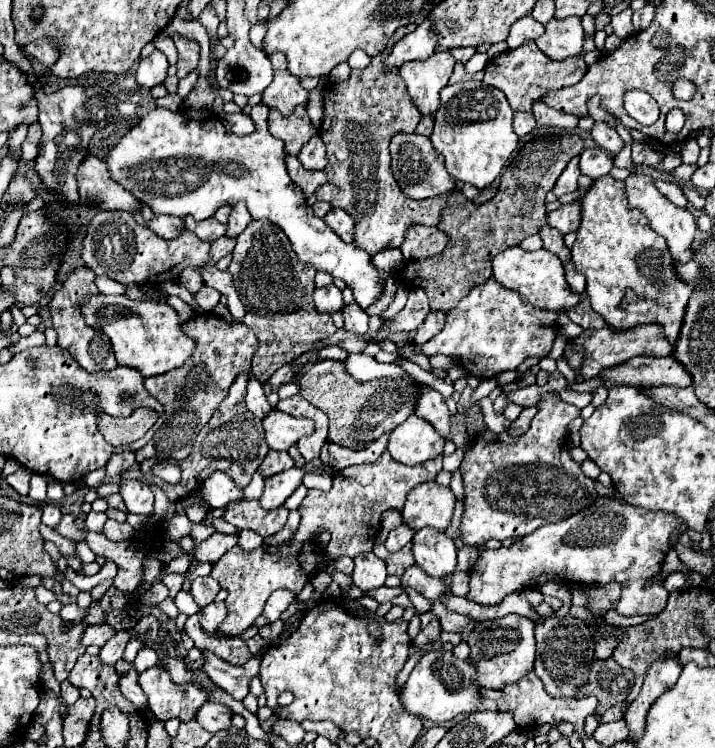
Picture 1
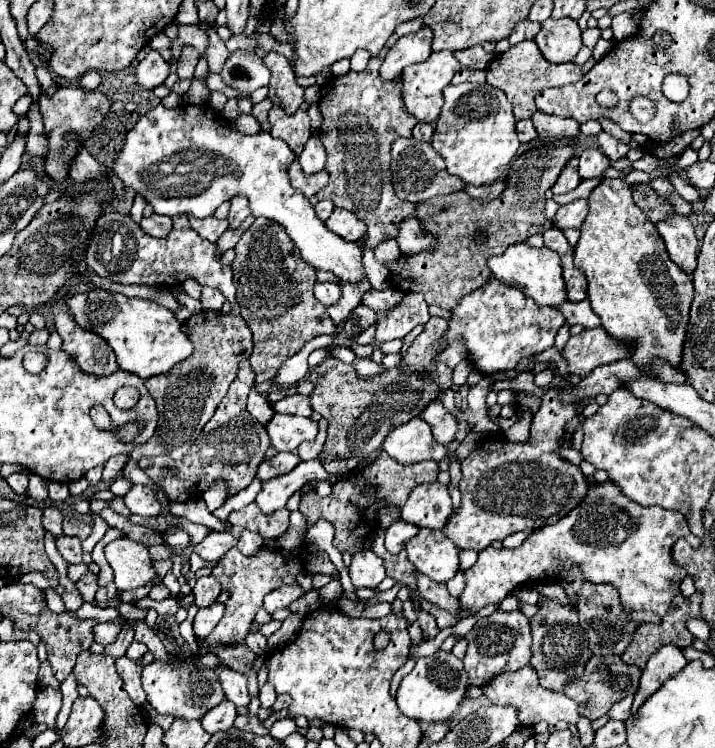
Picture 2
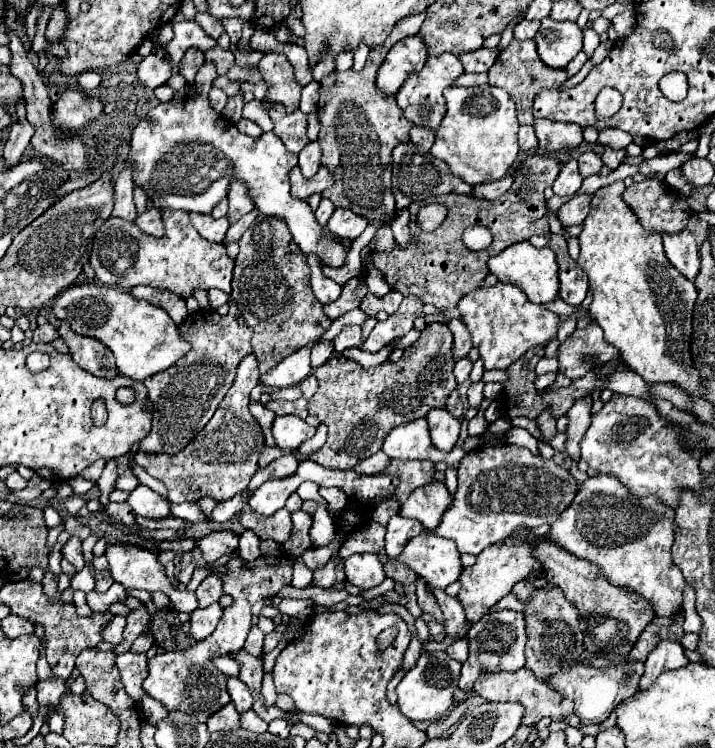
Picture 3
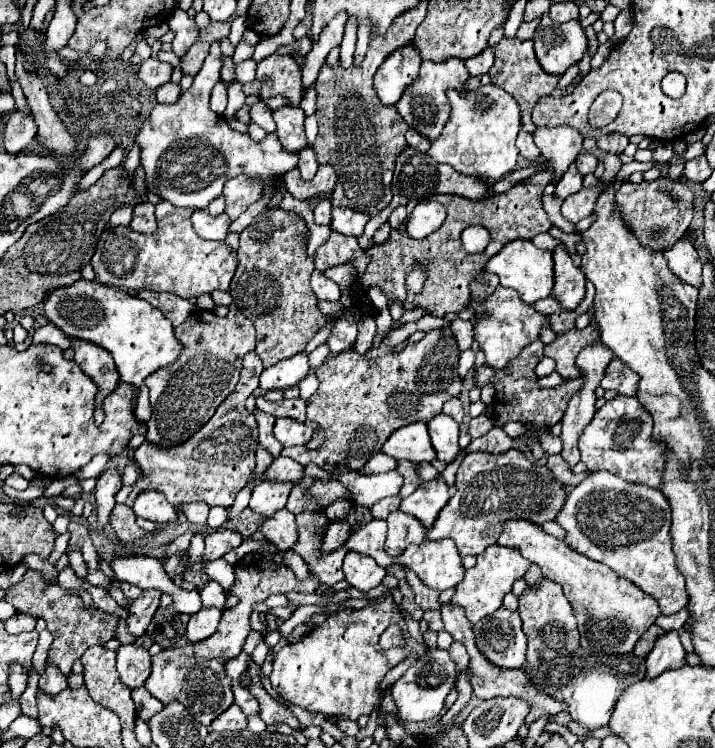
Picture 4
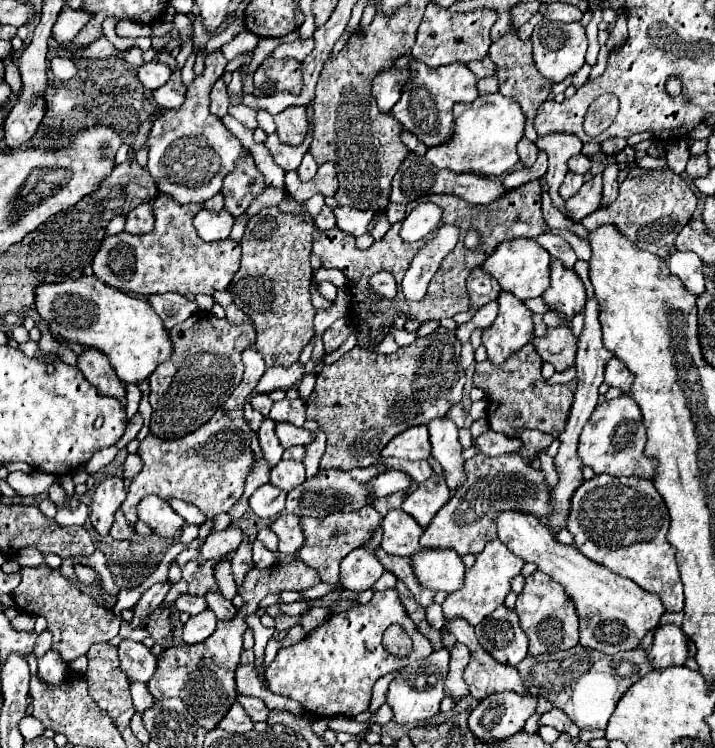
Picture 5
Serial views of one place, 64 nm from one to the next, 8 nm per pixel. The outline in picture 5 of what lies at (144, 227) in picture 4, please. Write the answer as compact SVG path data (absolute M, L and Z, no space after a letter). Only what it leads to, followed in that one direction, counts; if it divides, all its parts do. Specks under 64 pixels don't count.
M148 202L136 206L136 210L132 210L126 216L126 232L130 234L144 234L144 232L152 232L154 230L154 214L152 214L152 206Z

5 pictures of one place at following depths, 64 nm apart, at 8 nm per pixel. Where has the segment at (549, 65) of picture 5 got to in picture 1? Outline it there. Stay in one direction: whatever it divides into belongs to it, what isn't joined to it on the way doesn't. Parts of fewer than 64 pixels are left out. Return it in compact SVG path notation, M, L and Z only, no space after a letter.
M570 16L566 20L554 18L546 24L546 32L536 40L536 44L552 60L578 56L584 46L584 30L578 28L582 28L582 20L578 16Z

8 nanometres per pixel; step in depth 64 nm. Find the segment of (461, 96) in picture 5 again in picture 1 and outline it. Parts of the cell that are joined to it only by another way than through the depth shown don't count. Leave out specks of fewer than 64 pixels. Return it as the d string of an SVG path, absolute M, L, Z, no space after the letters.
M436 50L428 60L412 60L400 66L408 94L422 114L434 114L440 106L440 90L448 84L456 60L448 50Z

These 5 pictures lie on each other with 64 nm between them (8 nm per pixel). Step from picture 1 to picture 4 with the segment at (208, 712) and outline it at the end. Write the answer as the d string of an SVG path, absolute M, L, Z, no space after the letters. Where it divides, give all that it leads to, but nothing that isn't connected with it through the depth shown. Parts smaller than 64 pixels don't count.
M232 704L228 710L224 710L212 724L210 724L210 730L216 730L216 732L224 732L224 730L244 730L246 728L246 716L244 712Z

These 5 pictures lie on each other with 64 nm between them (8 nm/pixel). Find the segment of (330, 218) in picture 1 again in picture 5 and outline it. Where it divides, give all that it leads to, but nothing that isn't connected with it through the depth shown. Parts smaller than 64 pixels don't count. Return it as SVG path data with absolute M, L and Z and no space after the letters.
M338 206L334 208L334 216L336 216L336 226L342 232L348 232L352 236L362 236L366 232L368 222L372 220L374 212L372 210L352 210L348 206Z

